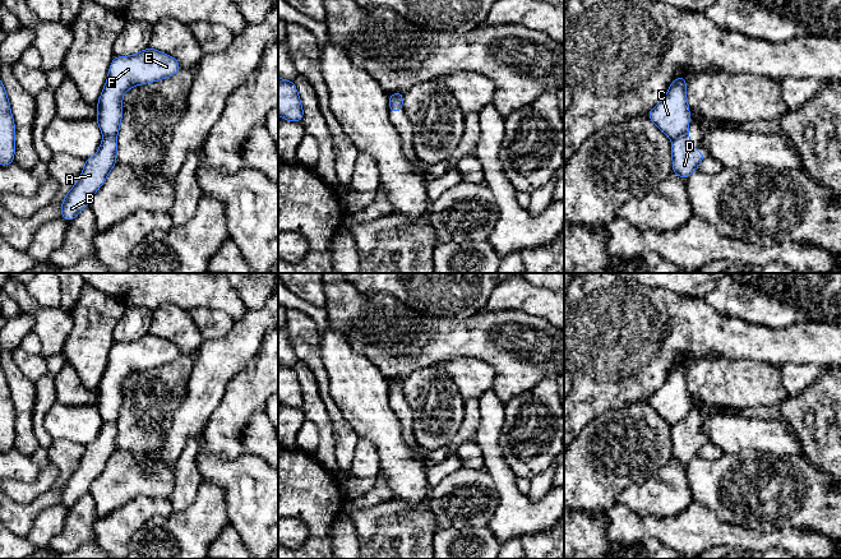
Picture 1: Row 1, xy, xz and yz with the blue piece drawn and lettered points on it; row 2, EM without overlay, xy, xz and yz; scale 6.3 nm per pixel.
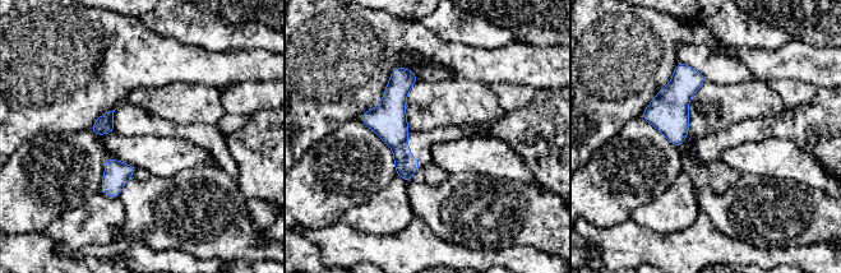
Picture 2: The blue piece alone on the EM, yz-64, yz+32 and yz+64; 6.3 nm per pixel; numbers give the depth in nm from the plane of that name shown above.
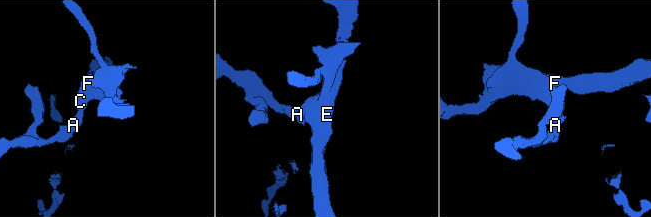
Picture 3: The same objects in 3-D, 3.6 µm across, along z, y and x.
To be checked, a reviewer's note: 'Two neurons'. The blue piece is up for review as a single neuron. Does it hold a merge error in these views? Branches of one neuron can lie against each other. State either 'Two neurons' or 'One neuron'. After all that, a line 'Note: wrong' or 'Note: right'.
Two neurons
Note: right

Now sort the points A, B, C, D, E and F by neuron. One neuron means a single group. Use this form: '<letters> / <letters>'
A B D / C E F

